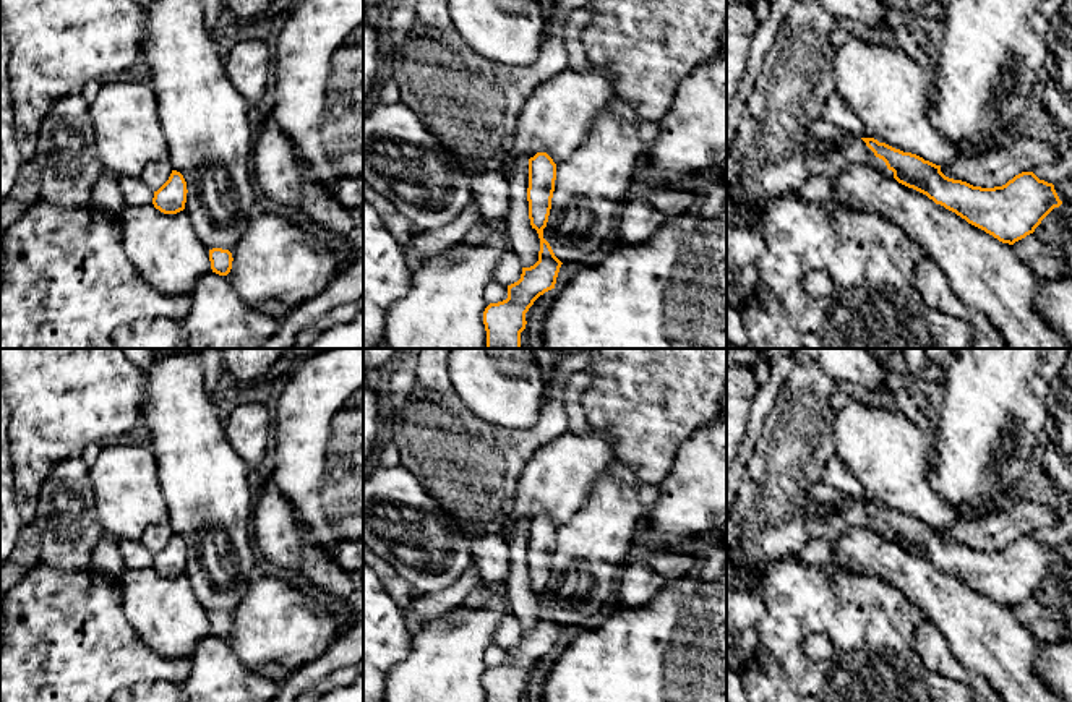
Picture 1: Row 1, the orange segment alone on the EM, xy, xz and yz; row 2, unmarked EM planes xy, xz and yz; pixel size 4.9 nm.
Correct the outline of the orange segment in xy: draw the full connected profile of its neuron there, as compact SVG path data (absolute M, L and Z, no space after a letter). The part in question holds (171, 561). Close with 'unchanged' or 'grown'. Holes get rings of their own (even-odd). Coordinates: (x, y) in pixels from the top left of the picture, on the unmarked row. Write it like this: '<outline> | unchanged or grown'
M172 533L169 543L154 554L152 567L164 577L177 577L185 572L187 556L188 553L183 538Z | unchanged

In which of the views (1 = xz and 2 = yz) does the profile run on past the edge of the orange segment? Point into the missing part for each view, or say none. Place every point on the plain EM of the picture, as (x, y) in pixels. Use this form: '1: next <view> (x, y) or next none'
1: next none
2: next none

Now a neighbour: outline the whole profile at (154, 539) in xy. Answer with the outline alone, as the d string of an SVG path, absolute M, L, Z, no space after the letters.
M154 525L146 529L139 540L152 554L157 554L169 543L170 537L170 525Z

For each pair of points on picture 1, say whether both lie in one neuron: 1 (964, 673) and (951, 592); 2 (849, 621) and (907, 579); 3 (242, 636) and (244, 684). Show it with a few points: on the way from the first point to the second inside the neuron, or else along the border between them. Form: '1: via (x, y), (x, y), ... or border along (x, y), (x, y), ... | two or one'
1: border along (941, 633), (951, 652), (991, 684) | two
2: border along (860, 569), (899, 589), (923, 612) | two
3: border along (226, 639), (234, 654), (248, 668), (278, 683) | two

